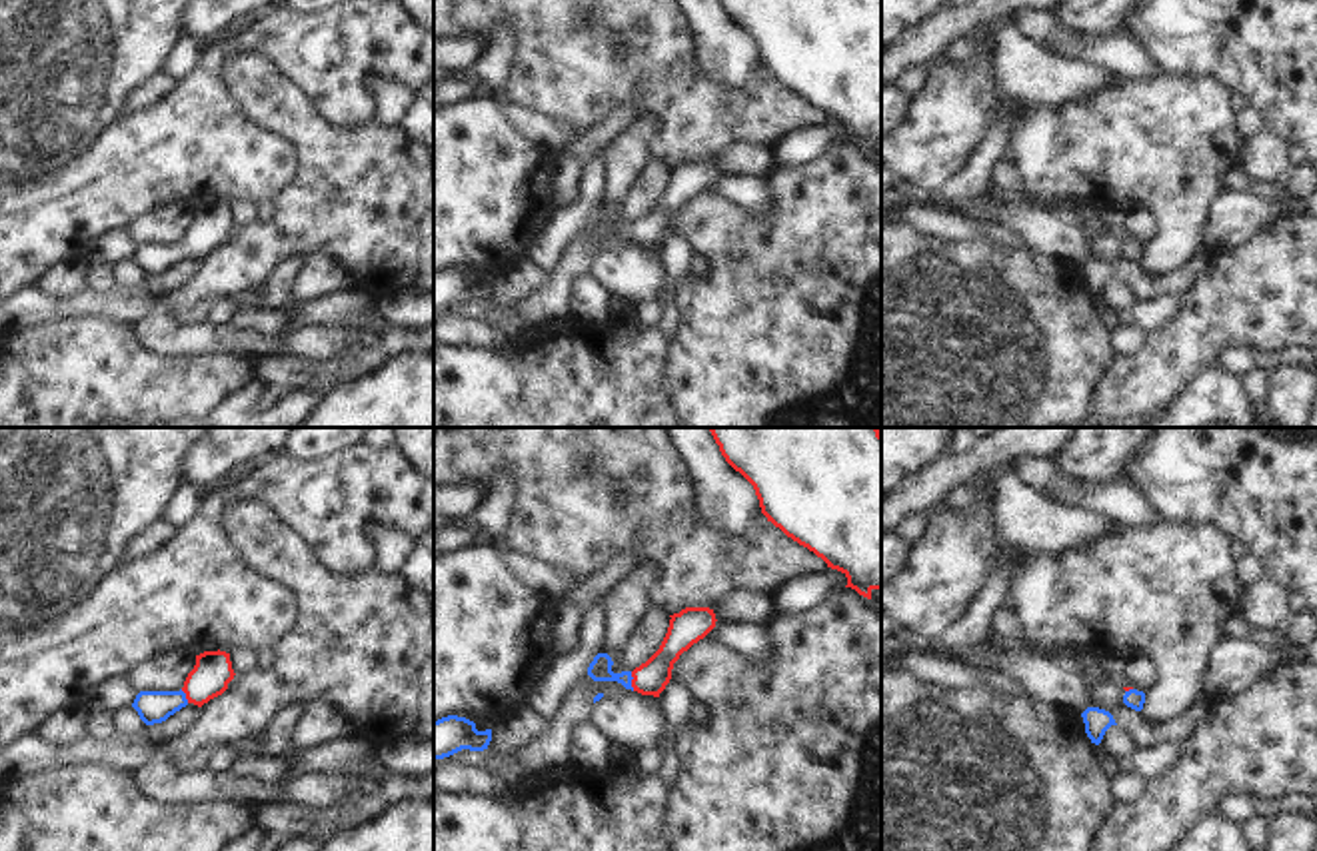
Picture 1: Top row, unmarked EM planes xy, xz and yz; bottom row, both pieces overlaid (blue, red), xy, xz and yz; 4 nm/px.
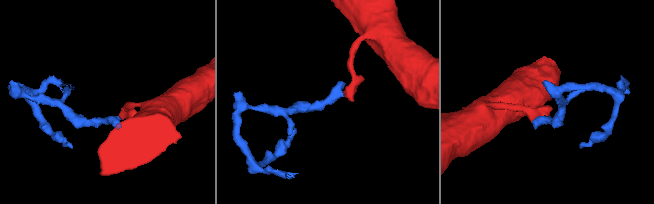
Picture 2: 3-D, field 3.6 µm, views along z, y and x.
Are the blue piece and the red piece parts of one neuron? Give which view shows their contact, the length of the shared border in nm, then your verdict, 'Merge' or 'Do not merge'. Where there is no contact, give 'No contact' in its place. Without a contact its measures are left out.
Touches blue in xz. Shared border 80 nm. Merge

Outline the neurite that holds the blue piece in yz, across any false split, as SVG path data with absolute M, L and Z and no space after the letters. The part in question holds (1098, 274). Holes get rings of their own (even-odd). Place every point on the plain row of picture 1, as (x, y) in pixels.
M1087 260L1083 266L1083 276L1085 276L1085 286L1087 290L1091 292L1091 296L1099 298L1105 284L1111 280L1111 278L1117 278L1113 268L1105 262L1099 262L1099 260Z

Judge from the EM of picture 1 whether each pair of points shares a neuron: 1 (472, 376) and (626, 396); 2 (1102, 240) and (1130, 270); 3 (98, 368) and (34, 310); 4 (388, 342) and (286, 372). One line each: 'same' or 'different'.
1: same
2: same
3: different
4: different

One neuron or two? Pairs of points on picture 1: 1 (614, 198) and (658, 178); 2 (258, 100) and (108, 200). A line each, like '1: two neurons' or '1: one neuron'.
1: two neurons
2: two neurons

